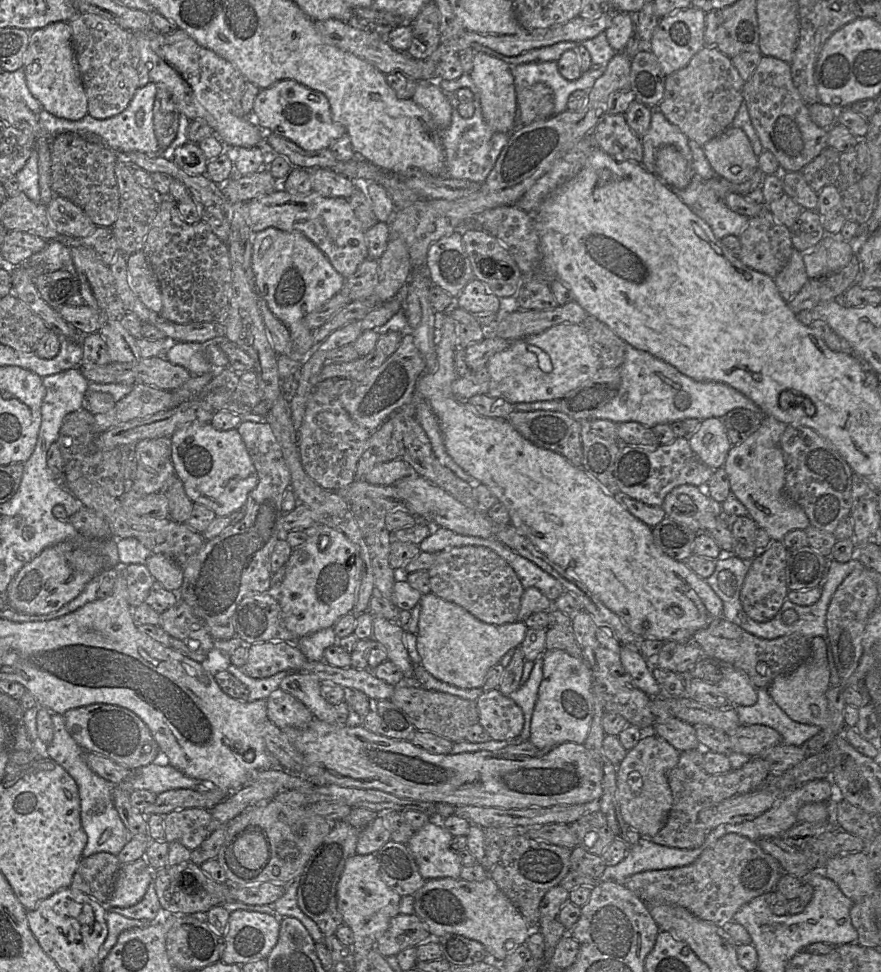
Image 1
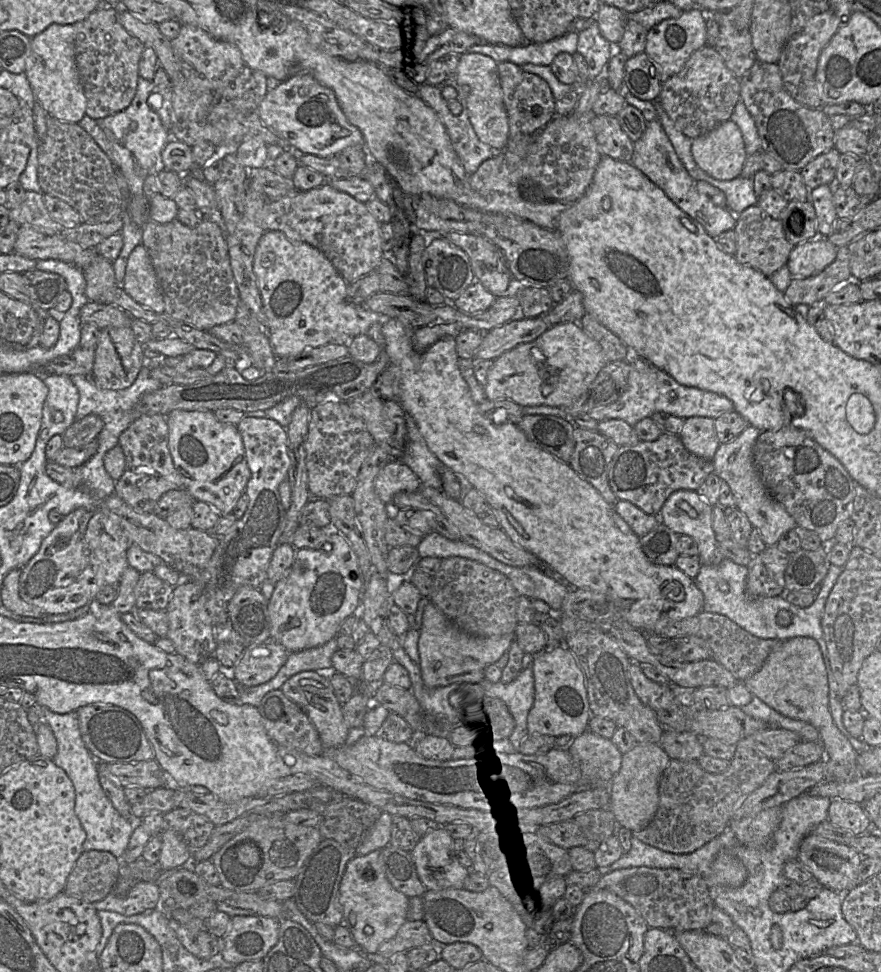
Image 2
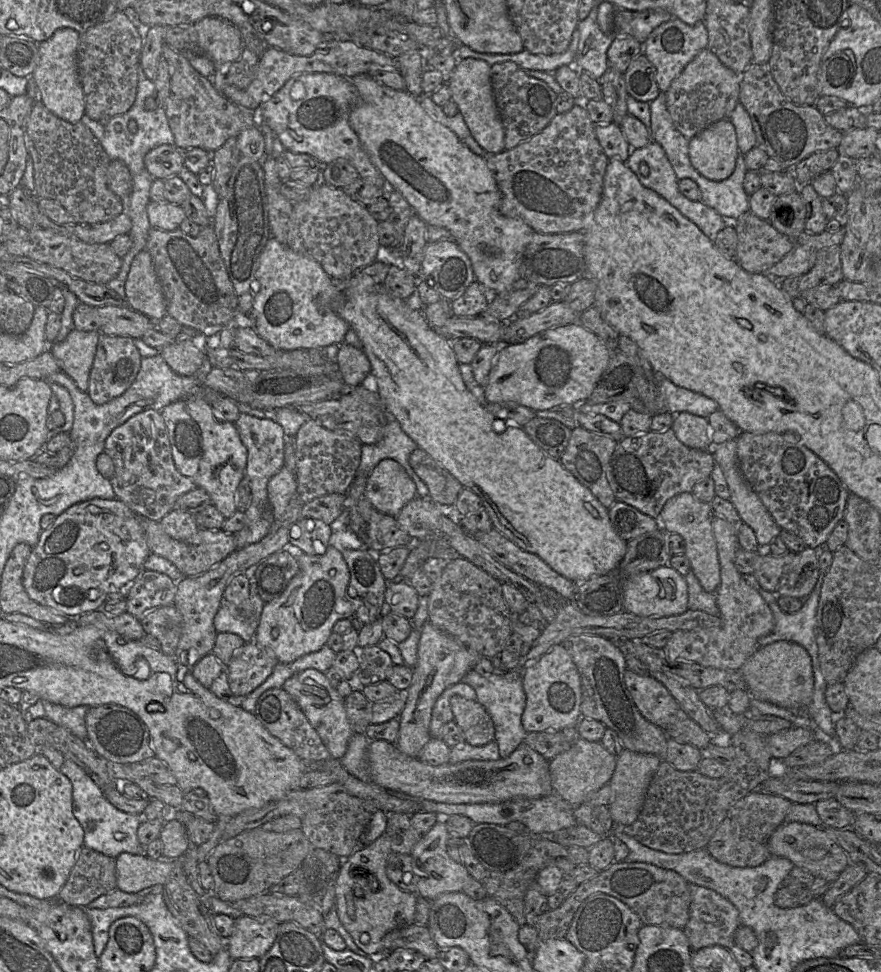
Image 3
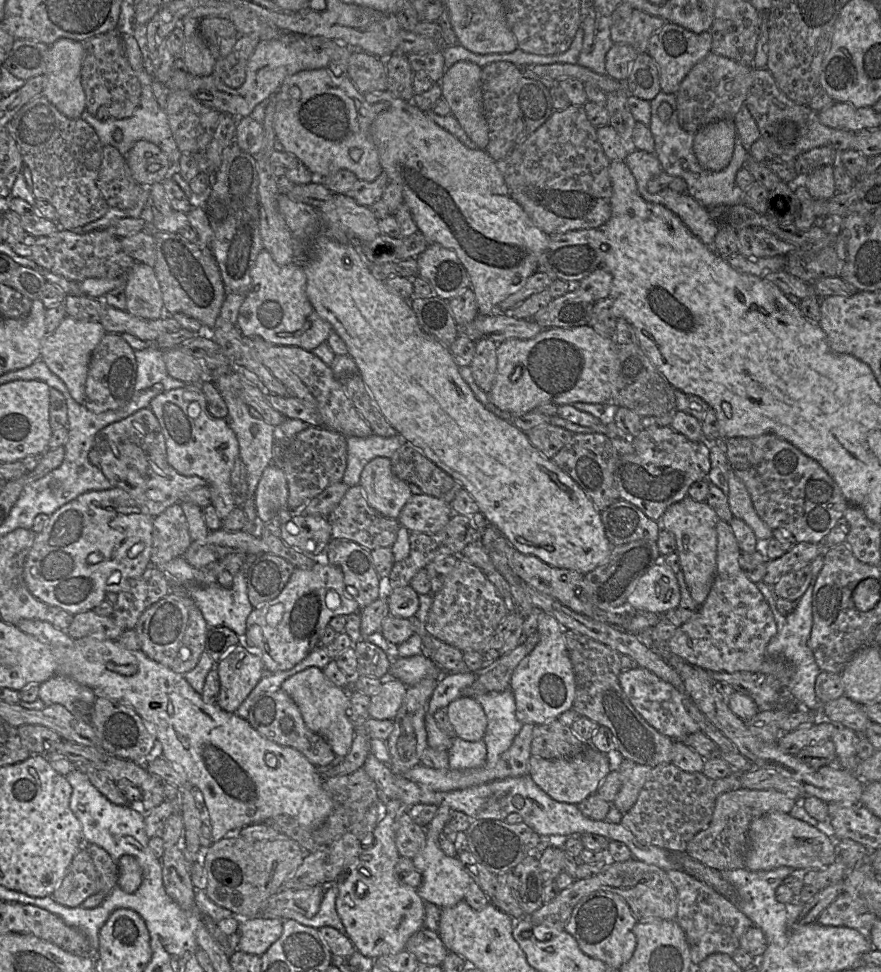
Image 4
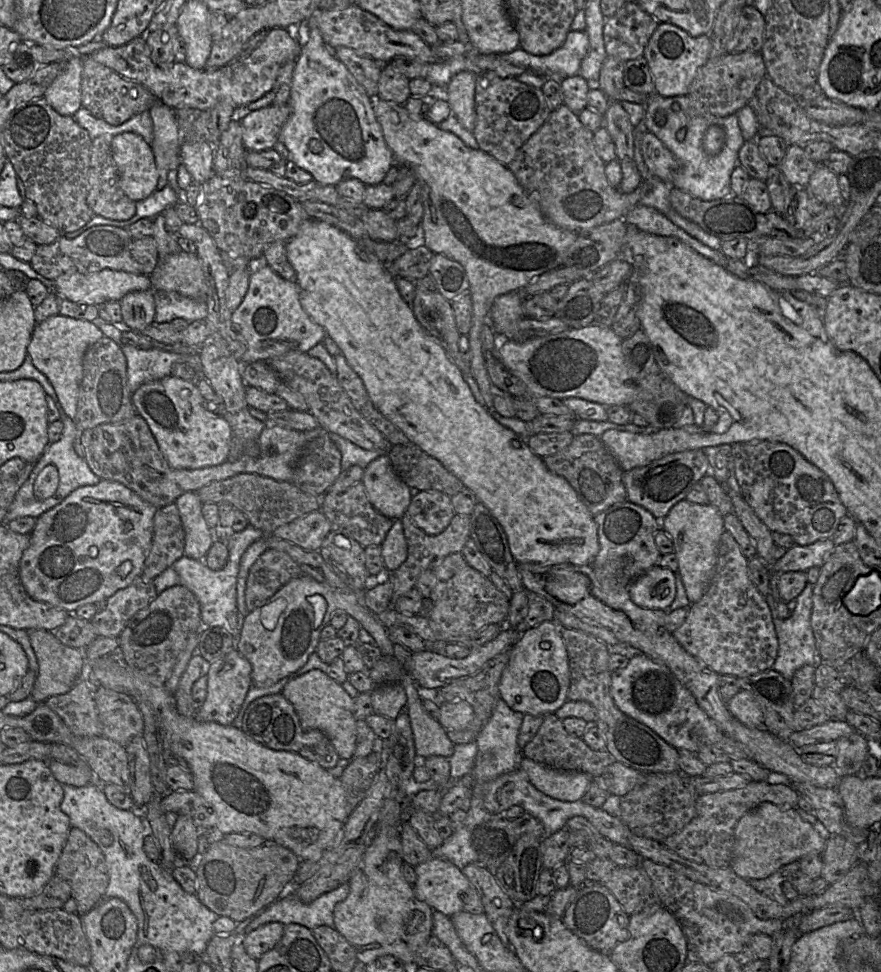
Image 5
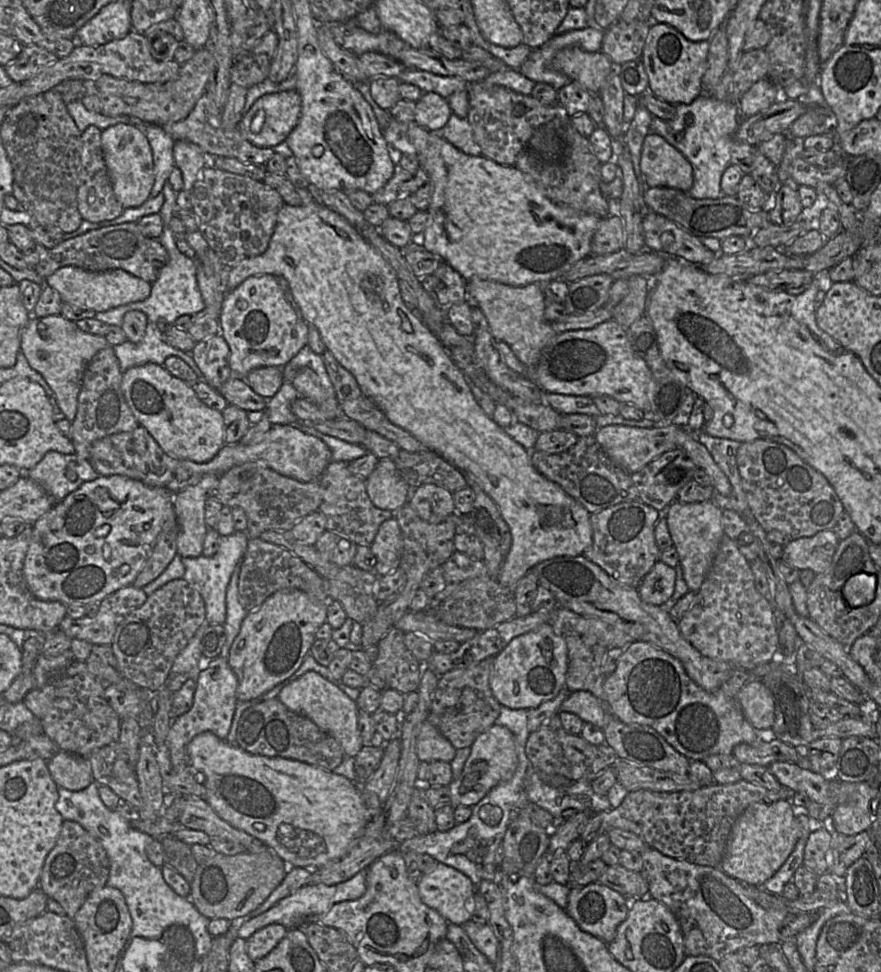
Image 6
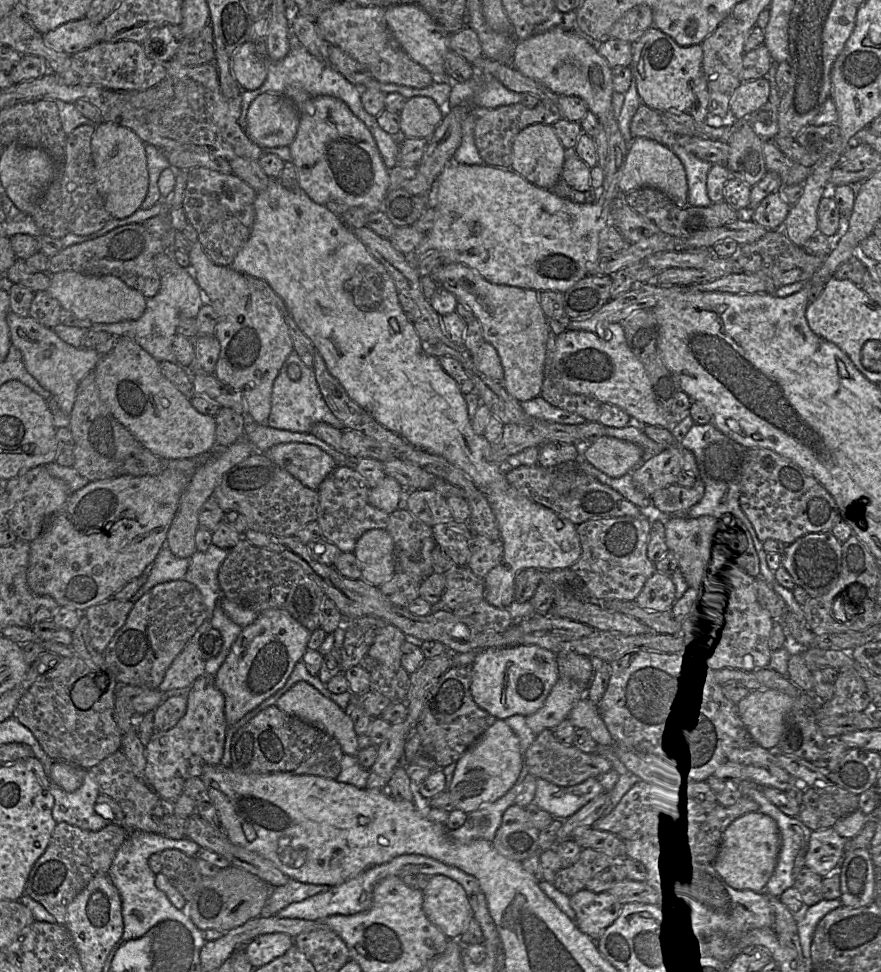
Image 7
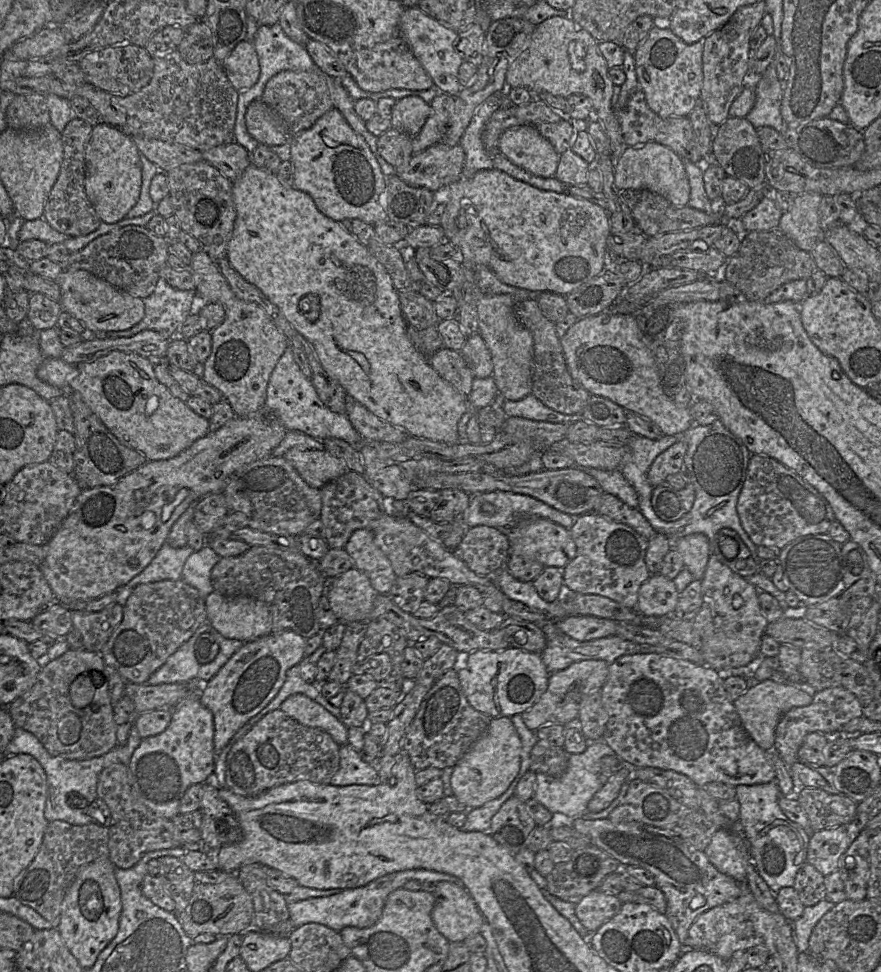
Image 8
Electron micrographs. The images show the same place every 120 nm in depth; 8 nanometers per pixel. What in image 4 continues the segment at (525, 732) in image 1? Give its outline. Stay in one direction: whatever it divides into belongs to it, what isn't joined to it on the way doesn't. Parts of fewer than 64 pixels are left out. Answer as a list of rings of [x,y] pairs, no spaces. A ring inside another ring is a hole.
[[[416,616],[409,620],[414,623],[415,633],[422,639],[423,654],[432,659],[440,670],[448,674],[469,672],[462,651],[432,636]],[[510,688],[503,692],[477,696],[475,699],[481,704],[487,717],[483,738],[487,757],[483,767],[494,767],[501,755],[511,747],[523,723],[516,716],[515,697]]]

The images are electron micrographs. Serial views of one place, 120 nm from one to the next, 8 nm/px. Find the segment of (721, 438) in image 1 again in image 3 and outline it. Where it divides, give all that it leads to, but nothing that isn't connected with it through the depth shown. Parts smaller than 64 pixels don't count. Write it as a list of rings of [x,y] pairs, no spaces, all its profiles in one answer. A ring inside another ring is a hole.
[[[688,412],[674,414],[672,429],[680,442],[693,449],[713,447],[708,419]]]

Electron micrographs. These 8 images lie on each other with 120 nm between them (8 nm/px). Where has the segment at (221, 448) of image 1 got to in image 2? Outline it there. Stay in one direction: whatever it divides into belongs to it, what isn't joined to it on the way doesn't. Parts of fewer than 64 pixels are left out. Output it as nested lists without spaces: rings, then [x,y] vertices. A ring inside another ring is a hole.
[[[173,410],[167,414],[166,420],[169,451],[176,470],[183,477],[185,489],[195,501],[208,503],[221,517],[233,514],[251,478],[237,427],[219,422],[211,411]]]

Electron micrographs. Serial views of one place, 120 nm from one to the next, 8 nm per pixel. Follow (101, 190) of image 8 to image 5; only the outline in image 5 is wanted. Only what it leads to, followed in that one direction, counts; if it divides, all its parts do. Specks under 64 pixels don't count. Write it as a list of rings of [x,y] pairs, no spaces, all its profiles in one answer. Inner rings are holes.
[[[124,132],[112,139],[110,147],[125,194],[135,202],[149,197],[159,178],[151,146],[140,135]]]

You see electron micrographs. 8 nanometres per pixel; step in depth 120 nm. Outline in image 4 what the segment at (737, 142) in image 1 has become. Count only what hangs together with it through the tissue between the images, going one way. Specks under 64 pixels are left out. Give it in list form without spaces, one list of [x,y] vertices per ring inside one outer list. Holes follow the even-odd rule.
[[[731,119],[711,122],[694,134],[693,152],[705,170],[725,169],[733,156],[736,127]]]

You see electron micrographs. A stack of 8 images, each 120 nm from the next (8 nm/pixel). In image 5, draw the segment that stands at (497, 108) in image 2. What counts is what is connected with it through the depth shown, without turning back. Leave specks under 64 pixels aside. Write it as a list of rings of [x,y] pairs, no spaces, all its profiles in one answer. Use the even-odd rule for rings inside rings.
[[[461,71],[454,75],[445,87],[443,96],[461,125],[473,132],[476,123],[475,81],[477,75]]]

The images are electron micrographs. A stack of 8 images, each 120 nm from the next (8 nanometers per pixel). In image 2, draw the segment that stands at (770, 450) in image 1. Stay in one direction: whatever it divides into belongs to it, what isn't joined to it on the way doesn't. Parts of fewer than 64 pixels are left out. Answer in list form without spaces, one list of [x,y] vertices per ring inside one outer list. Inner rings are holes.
[[[748,425],[733,440],[720,443],[712,463],[714,472],[730,487],[735,498],[735,506],[743,512],[753,527],[757,528],[766,546],[776,545],[779,537],[797,526],[795,519],[785,507],[773,498],[766,489],[753,462],[753,448],[761,430]]]

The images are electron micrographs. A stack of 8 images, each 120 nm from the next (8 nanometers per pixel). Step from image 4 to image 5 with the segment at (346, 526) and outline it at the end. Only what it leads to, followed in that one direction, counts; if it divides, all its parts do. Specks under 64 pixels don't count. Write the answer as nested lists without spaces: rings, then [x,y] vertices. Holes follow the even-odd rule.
[[[362,482],[352,485],[344,492],[338,494],[326,492],[321,497],[320,509],[327,517],[333,532],[353,538],[363,548],[381,546],[394,521],[380,514],[372,506]]]

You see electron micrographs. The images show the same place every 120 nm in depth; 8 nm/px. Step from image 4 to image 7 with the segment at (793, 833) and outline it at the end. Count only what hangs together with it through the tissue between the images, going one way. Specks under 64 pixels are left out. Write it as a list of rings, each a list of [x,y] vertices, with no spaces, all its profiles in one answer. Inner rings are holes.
[[[759,811],[735,819],[724,831],[712,867],[730,887],[738,890],[765,891],[778,859],[781,837],[776,821]]]

